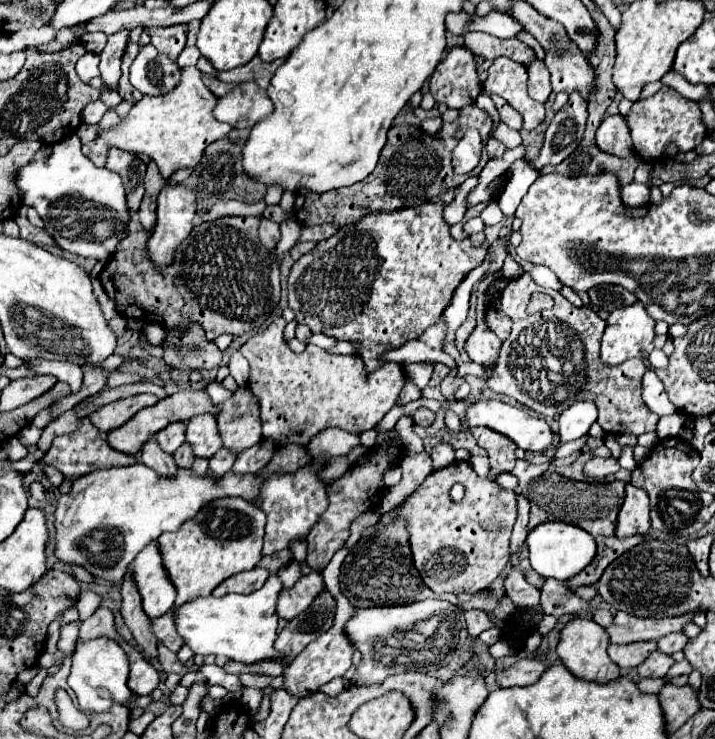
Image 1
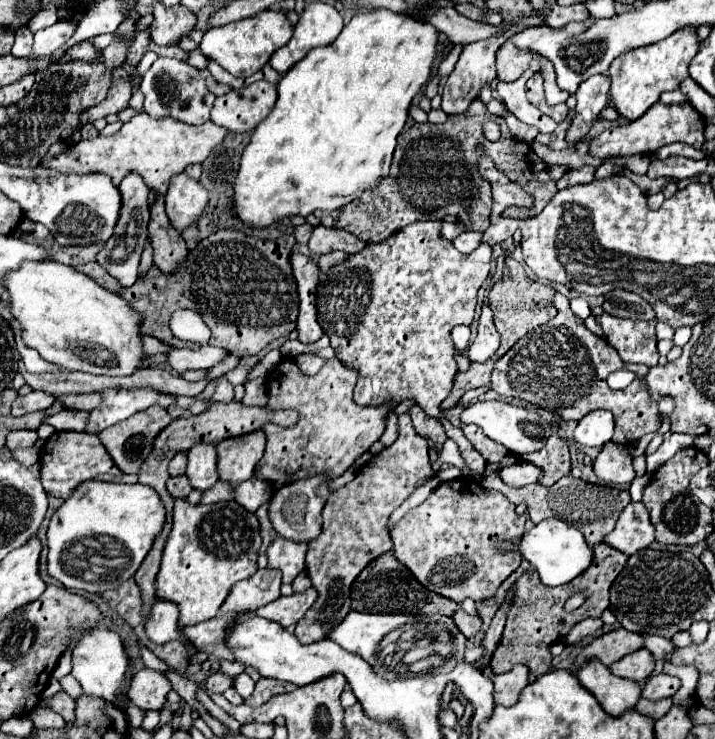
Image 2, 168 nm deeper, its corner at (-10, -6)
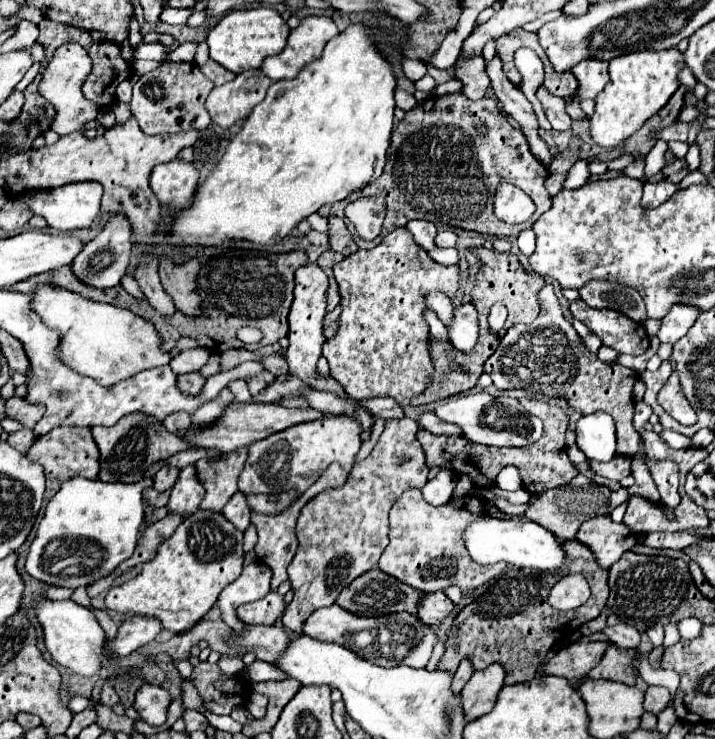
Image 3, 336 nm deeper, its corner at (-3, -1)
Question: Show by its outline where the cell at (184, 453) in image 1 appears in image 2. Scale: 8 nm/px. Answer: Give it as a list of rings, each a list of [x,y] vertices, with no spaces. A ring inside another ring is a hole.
[[[178,475],[178,477],[174,477],[174,481],[172,481],[172,477],[170,477],[170,479],[168,479],[168,491],[172,493],[172,497],[174,497],[174,495],[188,495],[188,493],[192,491],[190,479],[188,479],[186,475]]]

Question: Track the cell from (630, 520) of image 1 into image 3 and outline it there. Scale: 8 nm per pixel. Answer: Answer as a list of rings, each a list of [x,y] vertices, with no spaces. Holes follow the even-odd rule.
[[[605,516],[585,520],[575,534],[575,540],[585,544],[593,552],[595,562],[603,570],[611,568],[623,552],[631,550],[637,544],[635,534],[631,534],[623,524],[617,524]]]

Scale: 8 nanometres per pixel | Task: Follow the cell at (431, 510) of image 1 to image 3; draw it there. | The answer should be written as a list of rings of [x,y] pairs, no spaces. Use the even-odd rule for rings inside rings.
[[[407,490],[391,508],[389,546],[385,548],[379,560],[379,570],[389,576],[395,576],[399,582],[413,586],[419,592],[445,590],[449,586],[459,586],[463,592],[479,588],[481,584],[499,576],[507,566],[505,562],[493,566],[475,564],[463,546],[463,530],[475,518],[483,516],[487,516],[487,512],[483,500],[479,498],[465,496],[457,502],[431,506],[425,502],[421,490]]]

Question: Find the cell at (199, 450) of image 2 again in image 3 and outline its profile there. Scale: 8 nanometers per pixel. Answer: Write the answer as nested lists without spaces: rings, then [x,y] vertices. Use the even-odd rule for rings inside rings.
[[[185,466],[179,472],[179,480],[171,490],[167,510],[169,514],[189,518],[191,514],[195,514],[201,500],[203,500],[203,486],[195,482],[195,470],[191,470],[191,466]]]

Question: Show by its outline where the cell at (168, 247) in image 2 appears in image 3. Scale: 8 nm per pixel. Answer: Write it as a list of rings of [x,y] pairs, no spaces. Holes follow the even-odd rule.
[[[163,258],[159,264],[159,276],[165,292],[173,298],[179,312],[187,316],[201,316],[201,298],[197,294],[197,260],[189,260],[181,266],[175,266],[169,258]]]

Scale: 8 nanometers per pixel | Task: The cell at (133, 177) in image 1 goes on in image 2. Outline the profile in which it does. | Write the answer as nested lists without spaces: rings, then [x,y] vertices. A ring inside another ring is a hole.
[[[128,173],[122,183],[120,183],[120,193],[122,193],[122,211],[120,211],[120,223],[114,229],[112,239],[102,247],[98,253],[98,263],[110,271],[110,275],[118,277],[118,281],[124,287],[130,287],[138,279],[138,265],[140,265],[140,255],[146,247],[148,239],[148,219],[150,219],[150,189],[144,183],[144,179],[138,173]]]

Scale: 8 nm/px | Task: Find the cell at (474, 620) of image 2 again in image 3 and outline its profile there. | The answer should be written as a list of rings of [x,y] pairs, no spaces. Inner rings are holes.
[[[431,592],[431,594],[423,594],[419,606],[417,606],[417,618],[425,624],[437,624],[443,618],[447,618],[453,610],[453,602],[441,592]]]

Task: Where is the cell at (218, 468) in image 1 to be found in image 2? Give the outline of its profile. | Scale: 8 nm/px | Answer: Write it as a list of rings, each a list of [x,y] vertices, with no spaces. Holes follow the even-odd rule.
[[[218,479],[214,487],[206,489],[206,493],[202,495],[200,503],[218,503],[218,501],[230,501],[230,499],[232,499],[232,495],[234,495],[234,493],[232,493],[232,485],[230,485],[230,483],[226,483],[226,481],[222,481],[222,479]]]

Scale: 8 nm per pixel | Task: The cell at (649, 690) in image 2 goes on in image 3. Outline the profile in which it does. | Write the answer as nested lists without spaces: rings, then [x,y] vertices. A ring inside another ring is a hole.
[[[649,686],[645,692],[645,710],[651,714],[659,714],[663,712],[671,702],[671,694],[667,688],[659,688],[659,686]]]

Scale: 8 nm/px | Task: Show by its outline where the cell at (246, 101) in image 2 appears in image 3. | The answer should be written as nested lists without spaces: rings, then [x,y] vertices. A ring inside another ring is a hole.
[[[247,70],[237,74],[233,82],[213,88],[207,98],[207,112],[211,120],[223,128],[231,128],[235,122],[245,120],[255,104],[259,104],[271,80],[261,70]]]

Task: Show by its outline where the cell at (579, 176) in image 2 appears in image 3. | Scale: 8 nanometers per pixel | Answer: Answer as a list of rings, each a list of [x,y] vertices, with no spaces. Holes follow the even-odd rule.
[[[549,174],[545,180],[545,188],[549,196],[555,196],[563,188],[563,182],[565,182],[565,174]]]

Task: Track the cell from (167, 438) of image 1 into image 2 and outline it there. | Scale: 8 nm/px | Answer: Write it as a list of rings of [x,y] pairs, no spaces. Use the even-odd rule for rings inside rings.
[[[178,451],[172,459],[170,459],[170,465],[168,465],[168,473],[170,475],[180,475],[186,471],[186,451]]]

